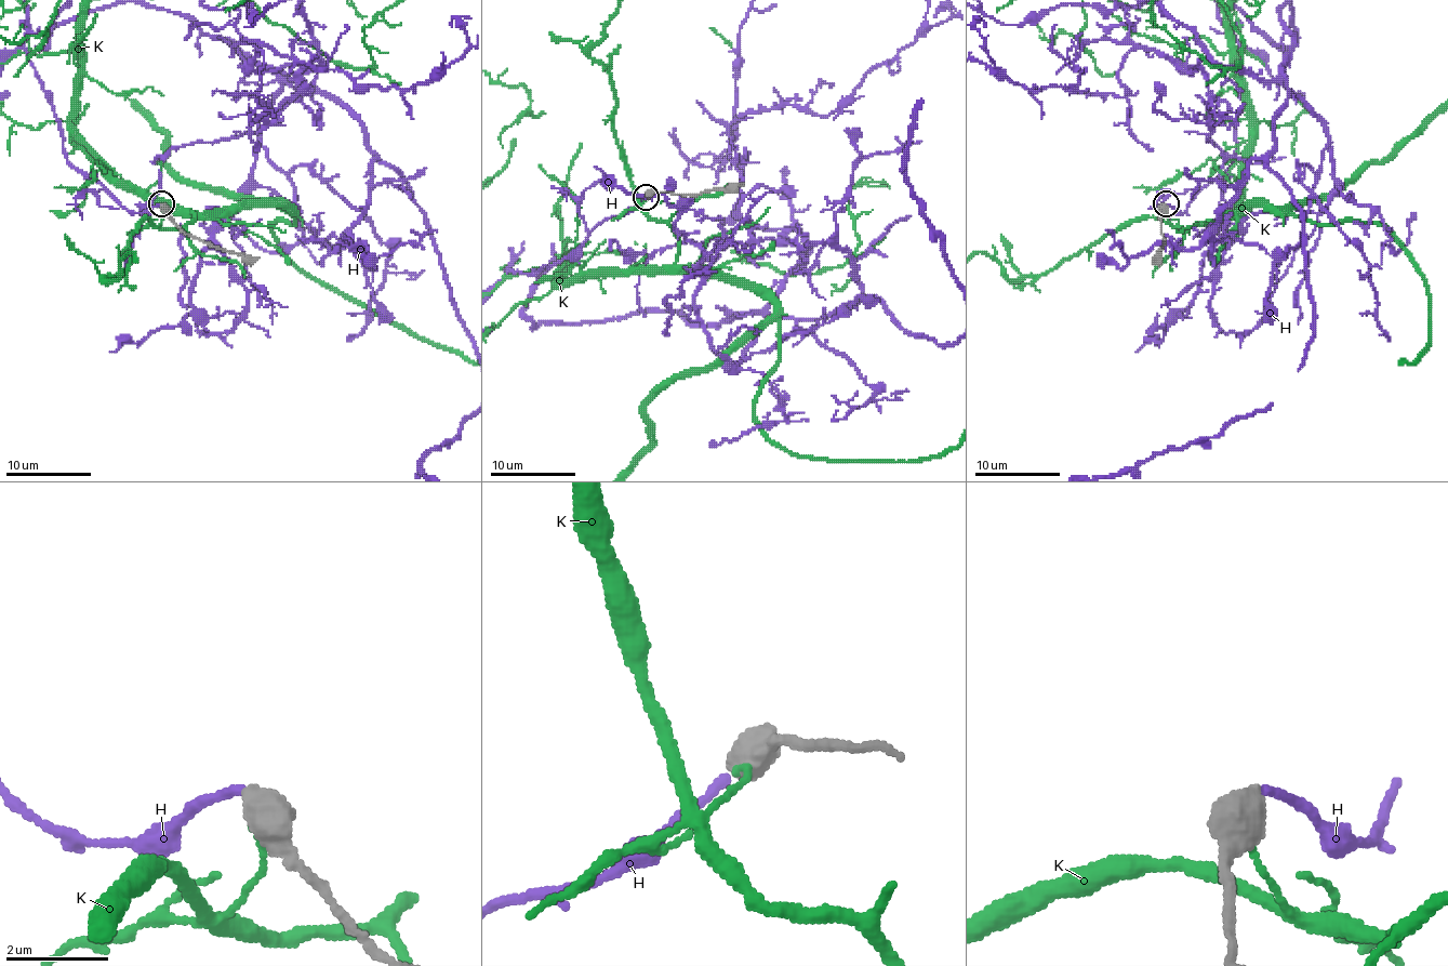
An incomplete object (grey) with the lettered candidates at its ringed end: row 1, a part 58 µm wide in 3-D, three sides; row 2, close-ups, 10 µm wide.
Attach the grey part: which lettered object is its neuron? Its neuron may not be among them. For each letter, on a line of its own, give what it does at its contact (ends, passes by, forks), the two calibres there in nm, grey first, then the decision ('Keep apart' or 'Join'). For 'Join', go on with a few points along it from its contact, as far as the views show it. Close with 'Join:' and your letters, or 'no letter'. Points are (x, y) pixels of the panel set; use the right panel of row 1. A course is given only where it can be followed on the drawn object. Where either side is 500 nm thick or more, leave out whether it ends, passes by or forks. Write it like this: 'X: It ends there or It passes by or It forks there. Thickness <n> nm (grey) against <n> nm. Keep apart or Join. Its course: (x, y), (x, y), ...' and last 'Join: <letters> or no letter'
H: Thickness 600 nm (grey) against 160 nm. Join
K: Thickness 750 nm (grey) against 120 nm. Keep apart
Join: H

